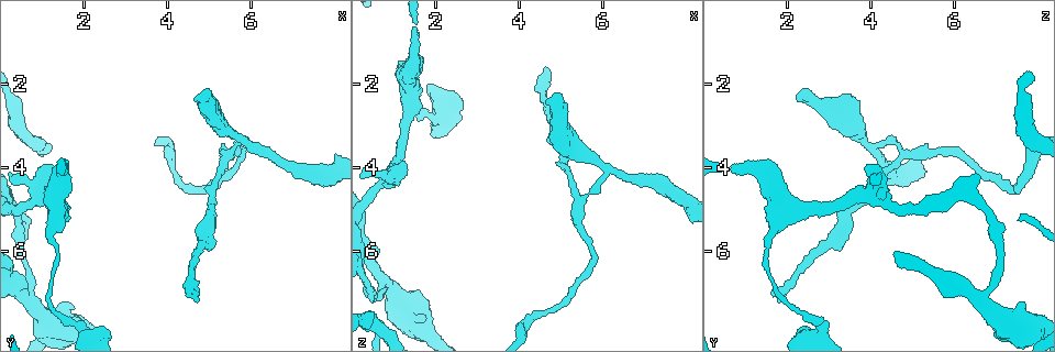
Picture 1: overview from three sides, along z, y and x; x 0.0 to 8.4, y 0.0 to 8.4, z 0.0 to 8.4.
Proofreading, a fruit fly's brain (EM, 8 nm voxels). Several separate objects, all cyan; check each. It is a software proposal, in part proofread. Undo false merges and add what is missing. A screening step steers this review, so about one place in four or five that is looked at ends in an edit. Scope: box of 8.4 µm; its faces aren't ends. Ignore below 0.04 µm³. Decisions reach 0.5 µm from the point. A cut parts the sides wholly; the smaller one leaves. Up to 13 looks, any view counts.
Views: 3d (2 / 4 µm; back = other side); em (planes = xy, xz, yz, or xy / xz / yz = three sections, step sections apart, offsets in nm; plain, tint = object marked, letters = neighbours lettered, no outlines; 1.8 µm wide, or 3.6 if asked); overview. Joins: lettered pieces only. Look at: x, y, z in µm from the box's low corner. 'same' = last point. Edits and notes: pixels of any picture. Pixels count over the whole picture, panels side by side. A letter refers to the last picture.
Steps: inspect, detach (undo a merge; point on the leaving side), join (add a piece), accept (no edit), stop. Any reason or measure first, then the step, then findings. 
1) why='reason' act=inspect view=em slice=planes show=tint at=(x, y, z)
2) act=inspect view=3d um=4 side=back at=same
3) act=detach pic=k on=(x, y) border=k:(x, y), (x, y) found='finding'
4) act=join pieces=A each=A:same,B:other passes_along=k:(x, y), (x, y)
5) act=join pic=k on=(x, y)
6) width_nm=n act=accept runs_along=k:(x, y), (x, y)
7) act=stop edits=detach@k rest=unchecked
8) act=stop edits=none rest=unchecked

why='sudden change in width' act=inspect view=em slice=planes show=plain at=(1.25, 5.65, 1.60)

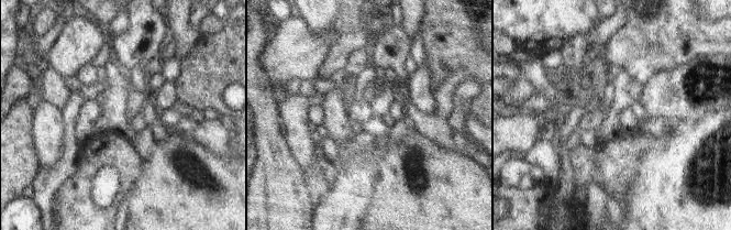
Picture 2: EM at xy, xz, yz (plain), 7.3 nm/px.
act=inspect view=em slice=planes show=tint at=same

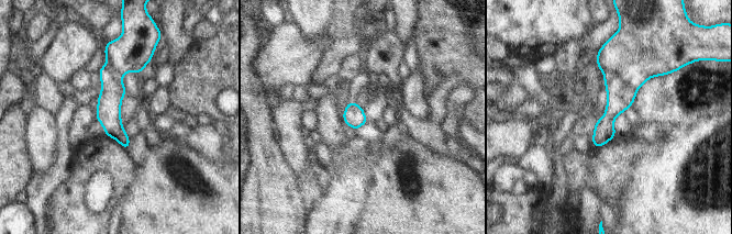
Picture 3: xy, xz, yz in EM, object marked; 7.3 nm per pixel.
act=inspect view=em slice=planes show=letters at=same

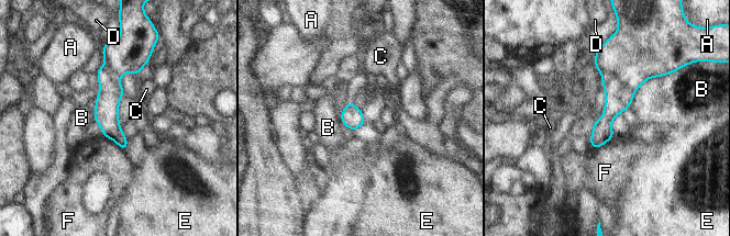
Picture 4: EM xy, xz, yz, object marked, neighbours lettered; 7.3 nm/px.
act=detach pic=4 on=(618, 97) each=A:other,B:other,C:other,D:other,E:other,F:other part_leaving=4:(102, 69), (109, 124), (124, 146) found='a second neuron is stuck on'

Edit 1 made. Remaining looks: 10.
why='three arms meet' act=inspect view=em slice=planes show=letters at=(6.10, 3.50, 4.00)

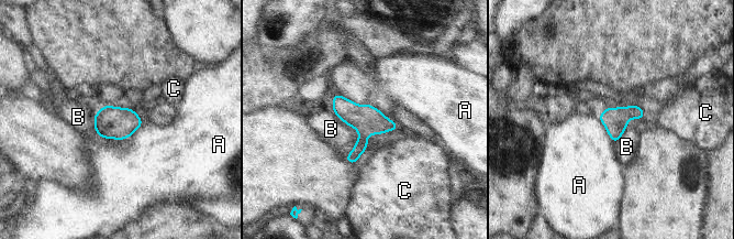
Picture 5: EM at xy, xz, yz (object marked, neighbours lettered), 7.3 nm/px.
width_nm=180 act=accept each=A:other,B:other,C:other found='continuous, no second neuron'

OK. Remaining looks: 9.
why='sharp bend' act=inspect view=3d um=2 side=back at=(5.75, 3.60, 6.10)

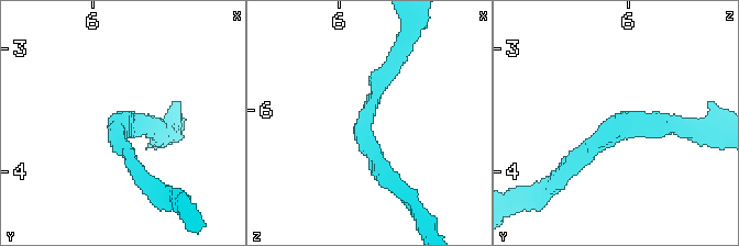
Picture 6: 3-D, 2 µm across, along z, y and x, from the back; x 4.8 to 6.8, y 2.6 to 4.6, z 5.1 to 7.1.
arm_widths_nm=160,170 act=inspect view=em slice=planes show=letters at=(5.80, 3.62, 6.08)

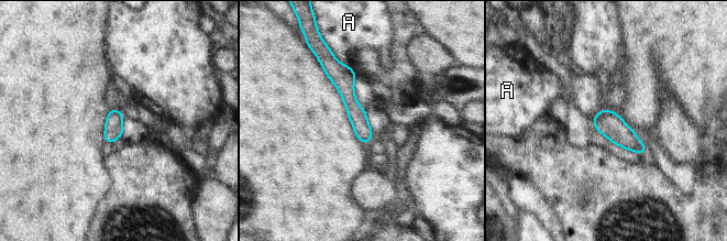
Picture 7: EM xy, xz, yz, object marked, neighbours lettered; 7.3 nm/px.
act=accept each=A:other found='continuous, no second neuron'

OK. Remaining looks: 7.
why='an open end' act=inspect view=em slice=planes show=tint at=(4.85, 2.25, 2.30)

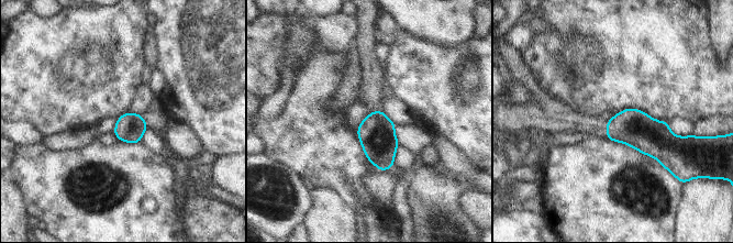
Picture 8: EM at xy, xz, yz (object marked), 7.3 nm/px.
why='see the neighbours' act=inspect view=em slice=planes show=letters at=same

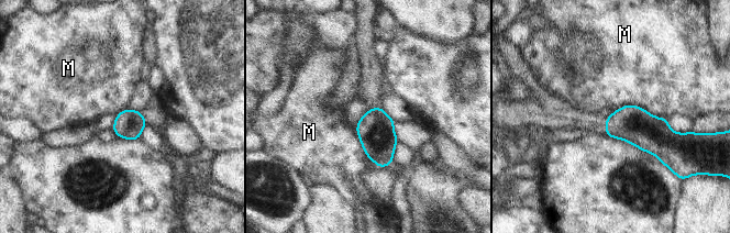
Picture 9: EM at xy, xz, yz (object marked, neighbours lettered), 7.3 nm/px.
width_nm=200 act=accept each=M:other border=9:(356, 123), (364, 153), (391, 164) found='no lettered piece goes on from it'

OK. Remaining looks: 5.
why='tapers out' act=inspect view=em slice=xy step=16 show=letters at=(4.70, 7.15, 1.90)

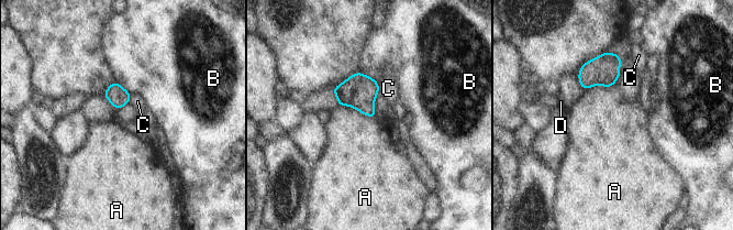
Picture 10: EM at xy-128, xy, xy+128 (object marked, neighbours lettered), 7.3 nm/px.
act=accept each=A:other,B:other,C:other,D:other border=10:(340, 105), (352, 106), (376, 118) found='none of them fits'

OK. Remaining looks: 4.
act=stop edits=detach@4 rest=unchecked

